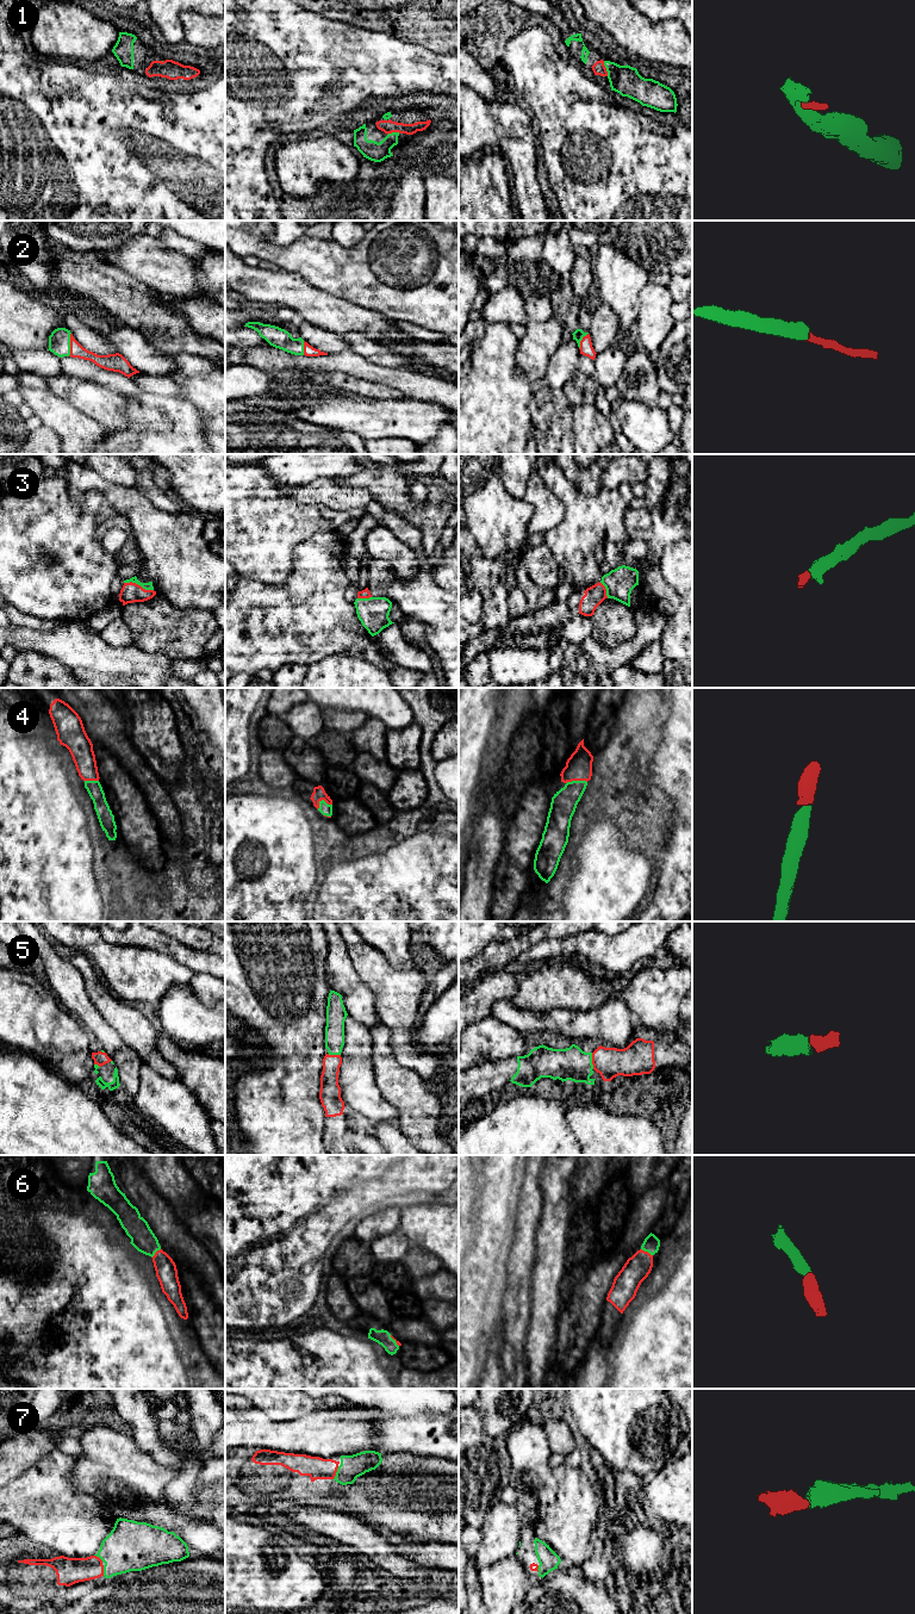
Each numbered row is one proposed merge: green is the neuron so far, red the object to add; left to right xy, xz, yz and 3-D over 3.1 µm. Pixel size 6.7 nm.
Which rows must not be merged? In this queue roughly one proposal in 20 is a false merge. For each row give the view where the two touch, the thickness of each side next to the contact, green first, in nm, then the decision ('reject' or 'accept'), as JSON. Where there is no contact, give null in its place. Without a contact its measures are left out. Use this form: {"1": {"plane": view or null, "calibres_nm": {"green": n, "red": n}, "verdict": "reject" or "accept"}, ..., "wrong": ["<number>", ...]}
{"1": {"plane": "yz", "calibres_nm": {"green": 200, "red": 90}, "verdict": "accept"}, "2": {"plane": "xy", "calibres_nm": {"green": 140, "red": 100}, "verdict": "accept"}, "3": {"plane": "xy", "calibres_nm": {"green": 50, "red": 140}, "verdict": "accept"}, "4": {"plane": "yz", "calibres_nm": {"green": 170, "red": 180}, "verdict": "accept"}, "5": {"plane": "yz", "calibres_nm": {"green": 220, "red": 200}, "verdict": "accept"}, "6": {"plane": "yz", "calibres_nm": {"green": 110, "red": 170}, "verdict": "accept"}, "7": {"plane": "xz", "calibres_nm": {"green": 160, "red": 150}, "verdict": "accept"}, "wrong": []}

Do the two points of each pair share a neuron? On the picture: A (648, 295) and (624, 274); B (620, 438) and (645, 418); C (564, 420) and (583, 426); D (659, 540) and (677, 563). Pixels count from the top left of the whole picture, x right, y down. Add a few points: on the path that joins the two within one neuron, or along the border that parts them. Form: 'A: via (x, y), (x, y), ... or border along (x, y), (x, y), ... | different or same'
A: border along (648, 279), (640, 292), (637, 316) | different
B: border along (616, 420), (621, 432), (630, 441) | different
C: border along (572, 405), (572, 432), (576, 441) | different
D: border along (679, 539), (664, 548), (660, 557), (661, 575) | different

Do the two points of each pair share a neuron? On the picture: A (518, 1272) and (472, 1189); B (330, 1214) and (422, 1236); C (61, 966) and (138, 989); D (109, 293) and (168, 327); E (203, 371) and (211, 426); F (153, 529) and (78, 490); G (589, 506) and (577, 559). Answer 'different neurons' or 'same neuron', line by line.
A: different neurons
B: different neurons
C: different neurons
D: same neuron
E: same neuron
F: same neuron
G: same neuron

